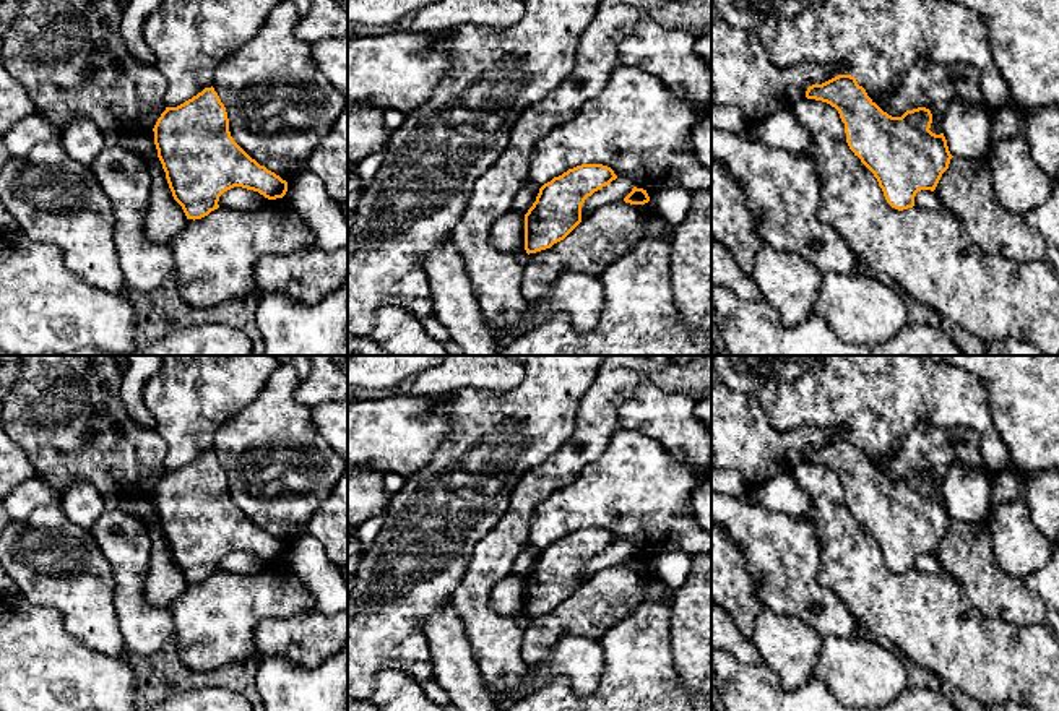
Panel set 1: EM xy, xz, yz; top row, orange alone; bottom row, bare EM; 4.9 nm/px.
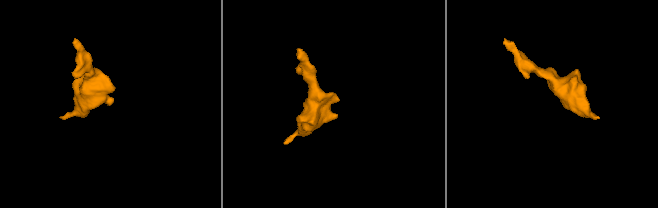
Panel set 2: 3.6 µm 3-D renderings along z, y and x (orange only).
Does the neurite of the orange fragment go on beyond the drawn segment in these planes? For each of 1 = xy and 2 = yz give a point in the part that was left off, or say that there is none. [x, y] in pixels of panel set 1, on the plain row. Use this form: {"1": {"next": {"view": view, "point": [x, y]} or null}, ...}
{"1": {"next": null}, "2": {"next": null}}

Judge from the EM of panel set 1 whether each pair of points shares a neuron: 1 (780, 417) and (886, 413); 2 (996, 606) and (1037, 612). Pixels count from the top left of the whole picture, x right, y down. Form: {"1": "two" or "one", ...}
{"1": "one", "2": "one"}

